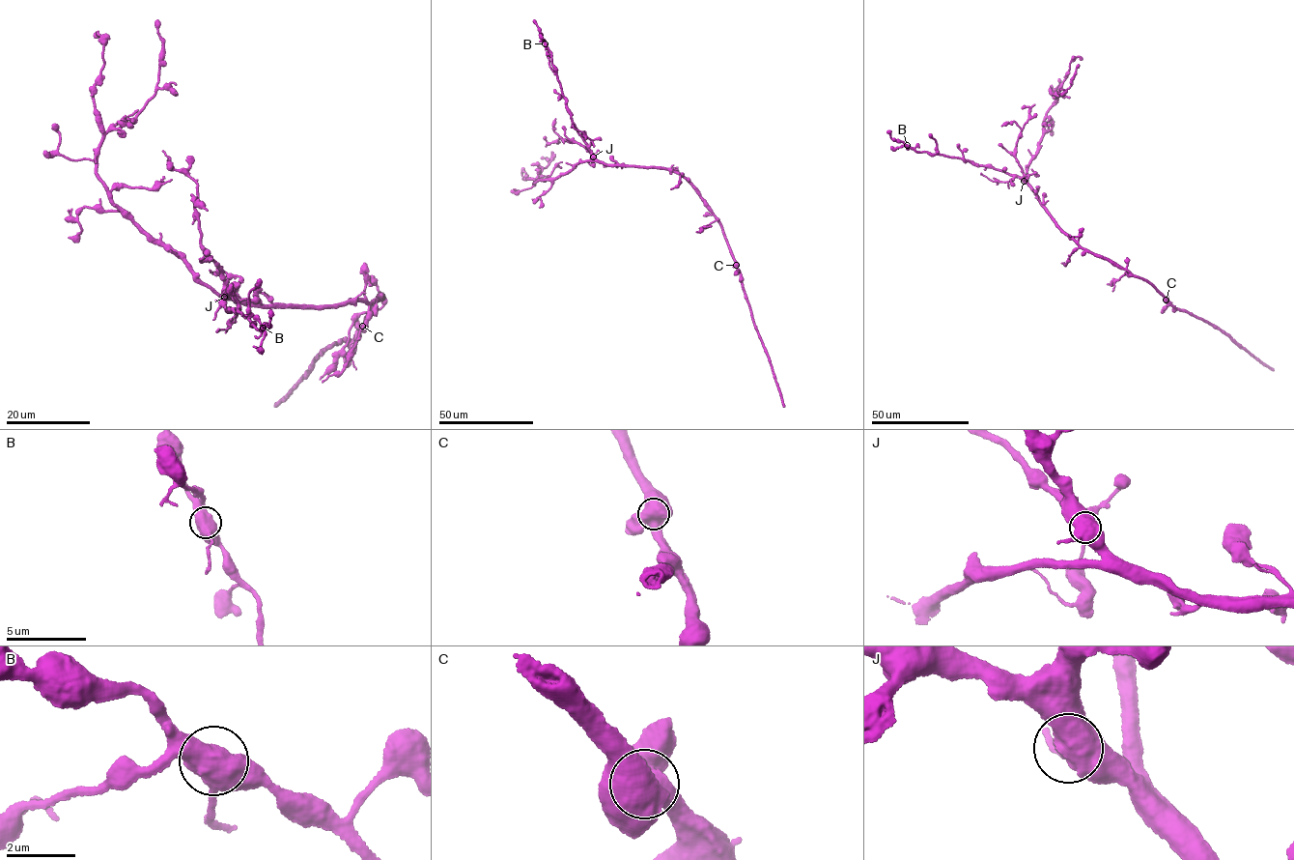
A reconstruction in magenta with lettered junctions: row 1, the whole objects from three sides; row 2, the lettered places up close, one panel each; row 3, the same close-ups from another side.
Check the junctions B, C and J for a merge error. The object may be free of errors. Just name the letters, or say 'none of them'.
none of them

